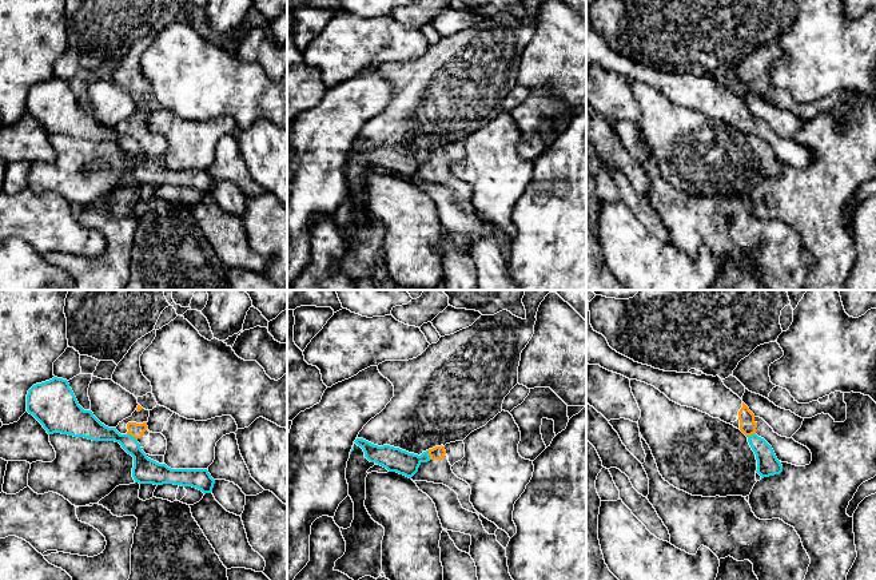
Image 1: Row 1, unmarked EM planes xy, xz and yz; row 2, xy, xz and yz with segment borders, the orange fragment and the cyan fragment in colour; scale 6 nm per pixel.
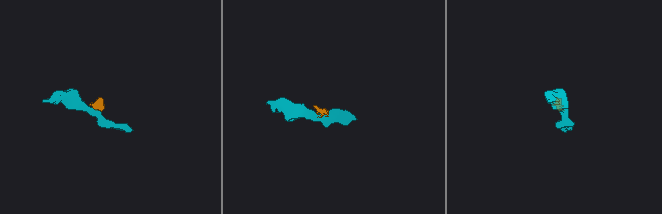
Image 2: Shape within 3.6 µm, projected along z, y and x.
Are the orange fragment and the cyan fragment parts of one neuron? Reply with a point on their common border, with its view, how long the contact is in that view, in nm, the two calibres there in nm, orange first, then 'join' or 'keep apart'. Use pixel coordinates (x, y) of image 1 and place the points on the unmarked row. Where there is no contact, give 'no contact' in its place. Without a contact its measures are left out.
contact xy (132, 136); length 80 nm; calibres 90 and 160 nm; keep apart

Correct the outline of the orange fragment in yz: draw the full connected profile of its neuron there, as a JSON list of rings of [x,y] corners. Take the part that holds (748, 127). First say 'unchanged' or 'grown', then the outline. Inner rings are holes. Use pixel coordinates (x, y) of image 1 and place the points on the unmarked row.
grown; [[[586,1],[586,64],[637,80],[654,87],[670,102],[697,110],[713,119],[730,124],[740,122],[740,131],[745,136],[757,135],[773,150],[781,163],[796,167],[809,166],[811,151],[793,139],[781,138],[760,118],[756,118],[742,100],[728,90],[716,76],[664,72],[633,60],[613,51],[606,39],[594,32],[590,25],[589,1]]]

